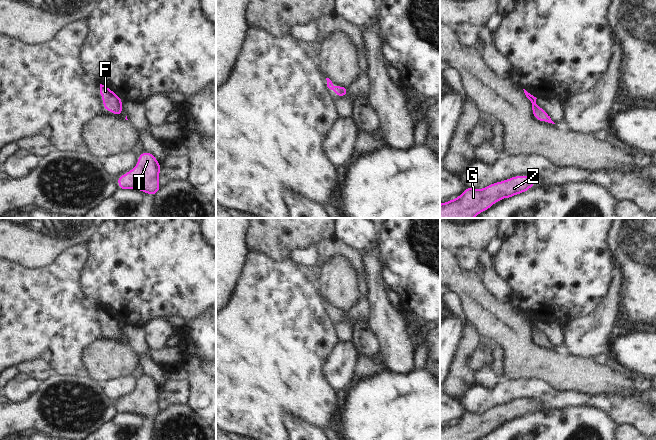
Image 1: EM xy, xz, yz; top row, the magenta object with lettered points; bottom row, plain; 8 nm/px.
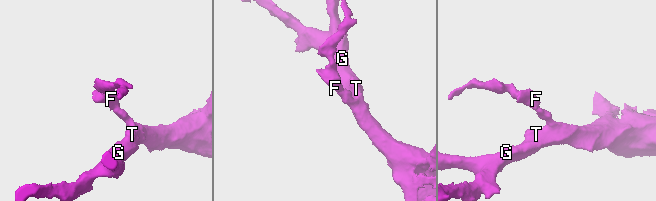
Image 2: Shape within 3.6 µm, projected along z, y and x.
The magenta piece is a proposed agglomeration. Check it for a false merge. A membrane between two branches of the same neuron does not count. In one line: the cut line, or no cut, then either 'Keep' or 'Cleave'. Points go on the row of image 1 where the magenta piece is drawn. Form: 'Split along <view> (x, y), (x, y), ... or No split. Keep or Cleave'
No split. Keep.

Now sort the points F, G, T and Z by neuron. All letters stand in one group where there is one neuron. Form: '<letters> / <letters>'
F G T Z

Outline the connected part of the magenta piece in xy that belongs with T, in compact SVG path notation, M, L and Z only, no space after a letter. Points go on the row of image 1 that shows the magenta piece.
M142 152L138 157L138 162L132 170L117 177L119 189L136 189L155 196L161 189L159 184L161 165L150 152Z

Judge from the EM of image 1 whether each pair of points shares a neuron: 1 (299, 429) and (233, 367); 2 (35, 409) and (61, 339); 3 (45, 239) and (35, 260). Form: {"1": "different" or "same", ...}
{"1": "different", "2": "different", "3": "same"}

